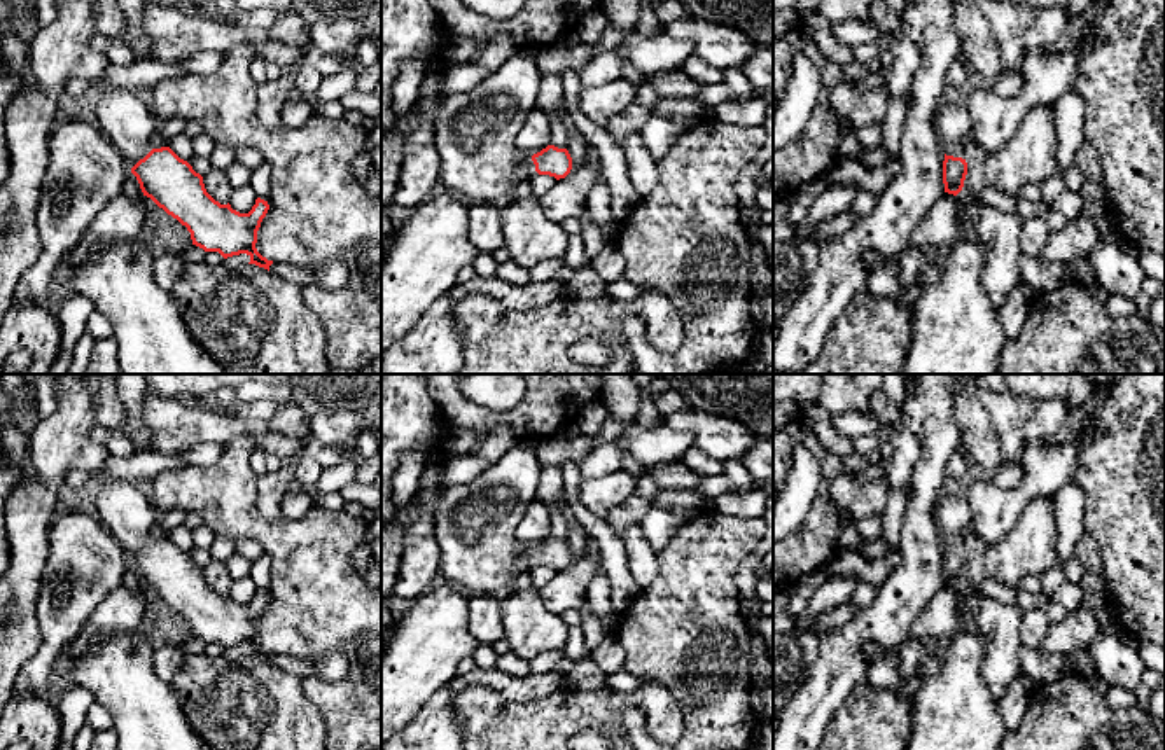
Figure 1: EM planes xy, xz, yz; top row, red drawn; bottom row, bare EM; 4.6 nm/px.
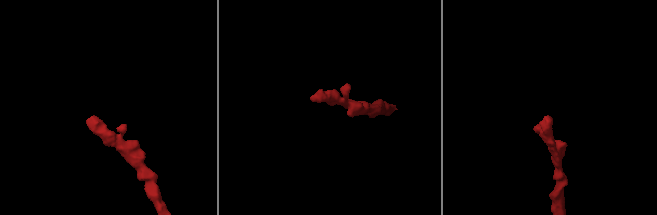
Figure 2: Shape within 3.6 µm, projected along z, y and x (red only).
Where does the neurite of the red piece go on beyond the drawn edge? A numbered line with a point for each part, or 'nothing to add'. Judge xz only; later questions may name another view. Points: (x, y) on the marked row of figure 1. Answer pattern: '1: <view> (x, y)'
1: xz (525, 168)

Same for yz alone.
1: yz (954, 124)

